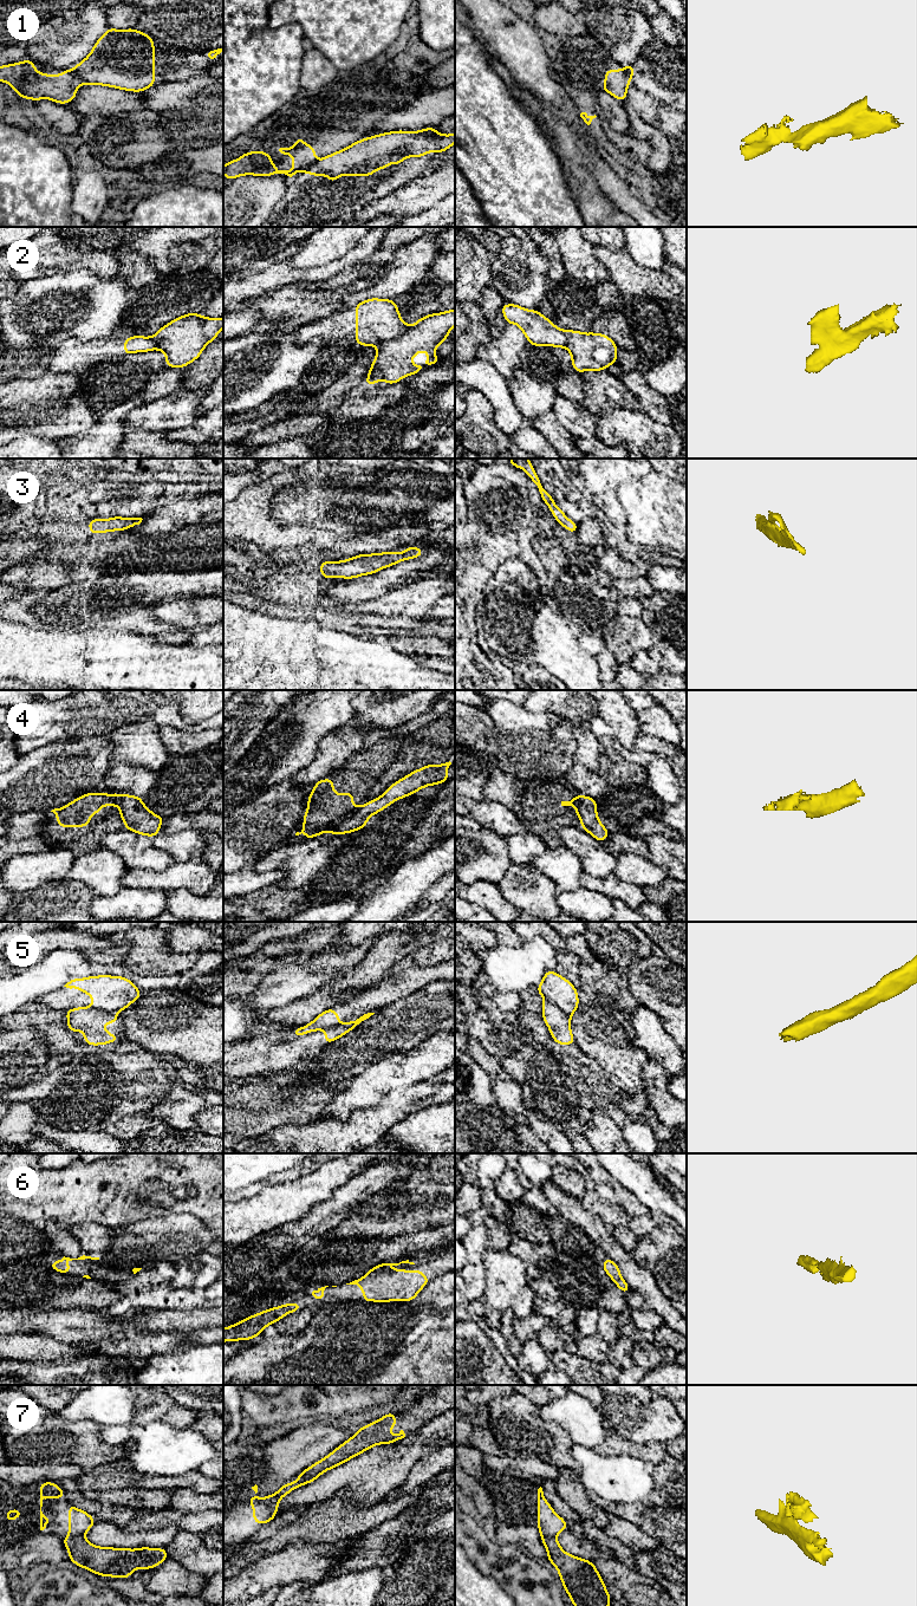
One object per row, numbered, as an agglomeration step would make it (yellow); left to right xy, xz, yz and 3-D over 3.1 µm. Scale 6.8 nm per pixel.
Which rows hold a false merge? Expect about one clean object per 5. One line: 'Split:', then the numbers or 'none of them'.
Split: 1, 2, 4, 5, 7

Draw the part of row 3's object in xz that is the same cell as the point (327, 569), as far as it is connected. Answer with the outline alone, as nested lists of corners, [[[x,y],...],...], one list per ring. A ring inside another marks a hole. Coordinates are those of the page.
[[[409,545],[408,548],[402,553],[398,553],[395,550],[392,552],[373,554],[363,553],[340,561],[323,561],[319,565],[319,573],[325,579],[353,579],[360,576],[373,574],[385,567],[394,566],[403,560],[409,560],[422,555],[422,547],[415,548],[411,545]]]

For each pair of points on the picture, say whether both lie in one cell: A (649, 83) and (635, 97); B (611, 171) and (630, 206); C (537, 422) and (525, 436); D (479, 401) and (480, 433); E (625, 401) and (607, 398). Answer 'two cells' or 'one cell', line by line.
A: two cells
B: one cell
C: two cells
D: one cell
E: one cell

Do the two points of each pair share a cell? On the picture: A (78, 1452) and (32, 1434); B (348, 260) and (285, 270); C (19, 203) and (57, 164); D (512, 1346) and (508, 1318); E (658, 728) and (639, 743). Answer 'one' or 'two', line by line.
A: one
B: one
C: one
D: one
E: two

